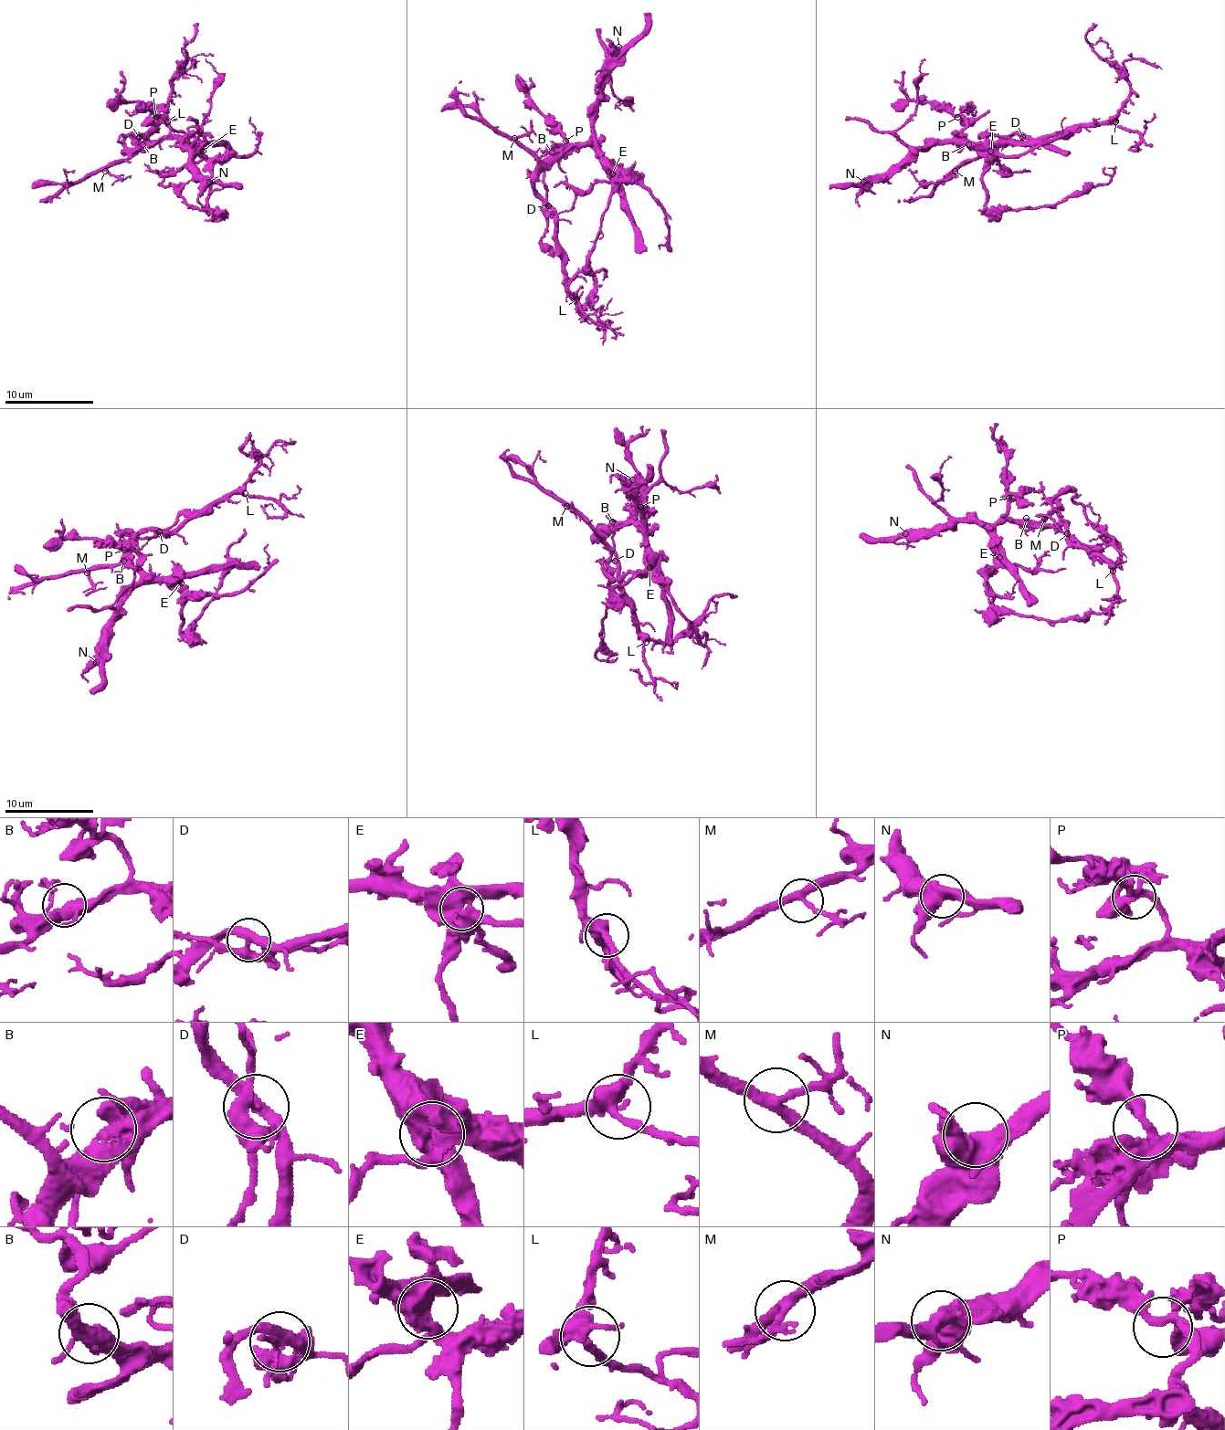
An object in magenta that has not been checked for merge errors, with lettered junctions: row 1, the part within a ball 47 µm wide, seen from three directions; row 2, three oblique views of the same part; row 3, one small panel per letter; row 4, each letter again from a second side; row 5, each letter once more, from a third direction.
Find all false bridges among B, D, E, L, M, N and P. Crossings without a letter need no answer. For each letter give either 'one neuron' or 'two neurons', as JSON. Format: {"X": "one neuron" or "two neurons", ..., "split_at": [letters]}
{"B": "one neuron", "D": "one neuron", "E": "one neuron", "L": "one neuron", "M": "one neuron", "N": "one neuron", "P": "one neuron", "split_at": []}

